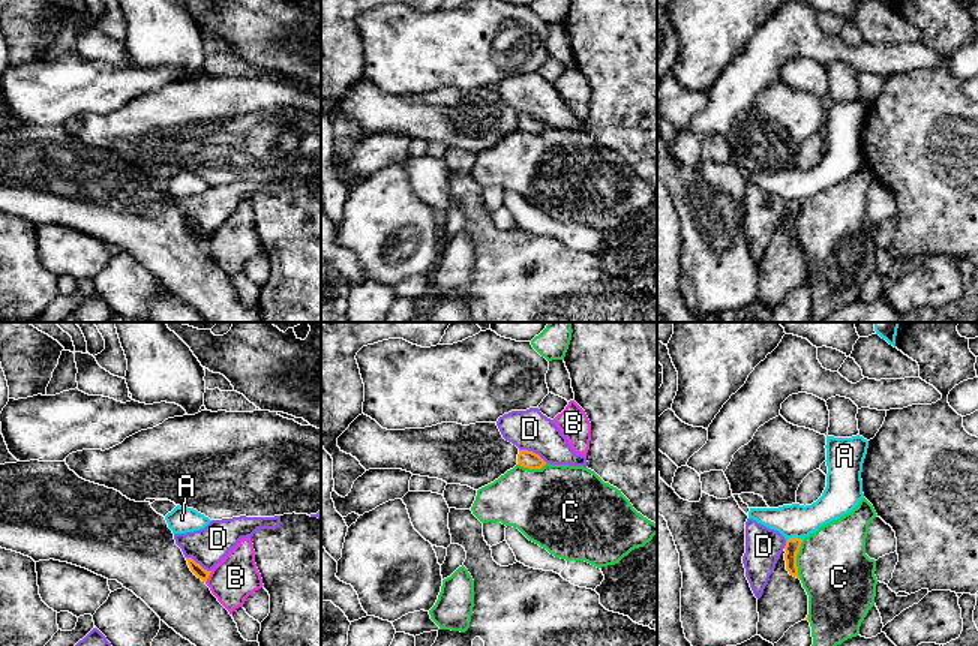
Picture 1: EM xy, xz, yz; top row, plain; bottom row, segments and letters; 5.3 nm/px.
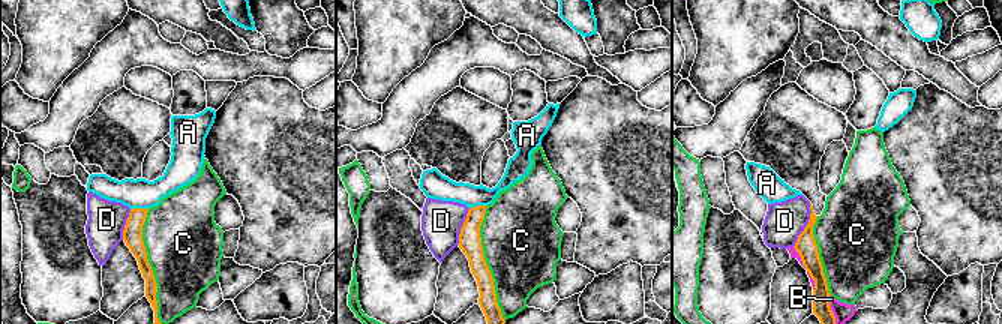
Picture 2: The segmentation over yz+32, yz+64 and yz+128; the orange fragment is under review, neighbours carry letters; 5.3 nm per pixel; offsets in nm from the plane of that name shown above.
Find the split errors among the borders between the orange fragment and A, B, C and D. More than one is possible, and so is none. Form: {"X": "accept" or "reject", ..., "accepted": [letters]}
{"A": "reject", "B": "reject", "C": "reject", "D": "reject", "accepted": []}

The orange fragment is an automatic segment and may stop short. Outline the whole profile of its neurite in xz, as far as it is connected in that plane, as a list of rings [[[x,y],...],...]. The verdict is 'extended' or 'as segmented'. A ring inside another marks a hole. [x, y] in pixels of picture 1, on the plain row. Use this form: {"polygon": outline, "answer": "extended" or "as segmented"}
{"polygon": [[[519,114],[518,129],[528,132],[528,133],[542,133],[546,129],[546,126],[532,115]]], "answer": "as segmented"}

